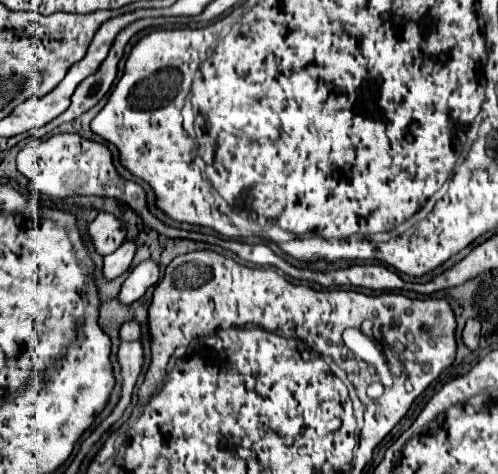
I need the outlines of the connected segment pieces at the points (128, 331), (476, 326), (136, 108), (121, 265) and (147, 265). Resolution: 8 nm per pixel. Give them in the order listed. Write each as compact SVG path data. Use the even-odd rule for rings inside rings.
M126 321L120 327L120 341L136 341L140 337L140 325L136 321Z
M470 319L462 331L462 341L470 351L474 351L478 347L478 339L480 339L480 323L476 319Z
M210 25L200 29L152 29L132 47L124 65L124 75L110 93L104 109L92 119L90 131L116 145L122 165L134 177L146 181L152 187L156 195L156 207L162 209L170 219L208 227L224 237L240 237L244 231L236 229L230 217L214 211L212 195L217 192L208 181L204 181L207 179L206 163L202 158L194 160L196 143L182 129L180 111L188 95L188 85L192 83L200 61L204 61L208 53ZM198 168L204 179L200 177Z
M126 241L112 255L104 257L104 269L102 269L104 279L120 277L122 273L128 271L130 263L132 263L132 245L128 245L128 241Z
M144 261L144 265L138 265L132 269L128 279L122 283L122 289L118 293L118 301L122 305L132 305L138 301L148 287L158 283L158 269L152 265L152 261Z

